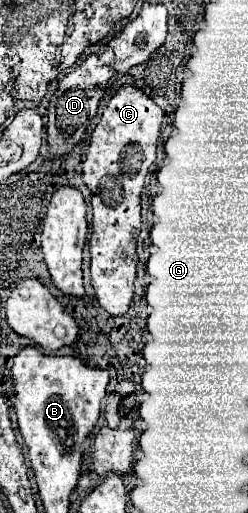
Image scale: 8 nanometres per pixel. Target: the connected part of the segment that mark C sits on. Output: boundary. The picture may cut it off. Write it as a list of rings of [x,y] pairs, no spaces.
[[[121,86],[101,114],[83,162],[83,182],[91,192],[93,208],[93,234],[89,240],[91,284],[101,308],[111,316],[125,314],[133,298],[137,270],[135,244],[141,230],[141,190],[155,162],[161,122],[163,112],[147,94],[133,86]]]

